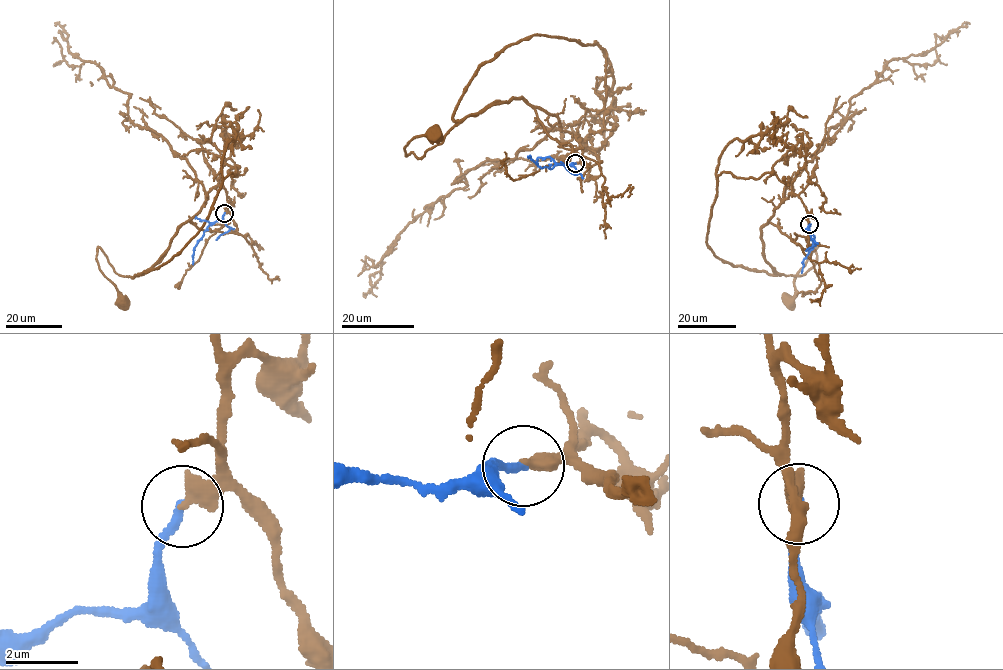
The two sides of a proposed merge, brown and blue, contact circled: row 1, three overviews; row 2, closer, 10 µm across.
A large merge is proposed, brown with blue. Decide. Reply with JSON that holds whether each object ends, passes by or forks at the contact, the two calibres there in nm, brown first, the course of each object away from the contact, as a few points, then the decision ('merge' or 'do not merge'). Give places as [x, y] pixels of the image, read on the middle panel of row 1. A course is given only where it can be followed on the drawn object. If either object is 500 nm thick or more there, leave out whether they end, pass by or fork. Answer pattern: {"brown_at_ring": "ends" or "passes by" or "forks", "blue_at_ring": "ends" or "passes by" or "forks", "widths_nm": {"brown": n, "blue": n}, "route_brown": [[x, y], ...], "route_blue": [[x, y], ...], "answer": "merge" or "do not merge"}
{"brown_at_ring": "ends", "blue_at_ring": "ends", "widths_nm": {"brown": 480, "blue": 240}, "route_brown": [[575, 163], [579, 142], [558, 118], [523, 98], [490, 103], [420, 158], [406, 156], [406, 145], [435, 133]], "route_blue": [[575, 163], [540, 168], [527, 156]], "answer": "do not merge"}

